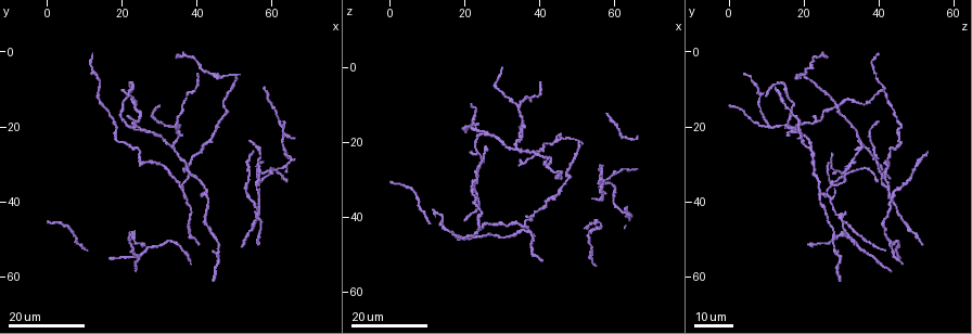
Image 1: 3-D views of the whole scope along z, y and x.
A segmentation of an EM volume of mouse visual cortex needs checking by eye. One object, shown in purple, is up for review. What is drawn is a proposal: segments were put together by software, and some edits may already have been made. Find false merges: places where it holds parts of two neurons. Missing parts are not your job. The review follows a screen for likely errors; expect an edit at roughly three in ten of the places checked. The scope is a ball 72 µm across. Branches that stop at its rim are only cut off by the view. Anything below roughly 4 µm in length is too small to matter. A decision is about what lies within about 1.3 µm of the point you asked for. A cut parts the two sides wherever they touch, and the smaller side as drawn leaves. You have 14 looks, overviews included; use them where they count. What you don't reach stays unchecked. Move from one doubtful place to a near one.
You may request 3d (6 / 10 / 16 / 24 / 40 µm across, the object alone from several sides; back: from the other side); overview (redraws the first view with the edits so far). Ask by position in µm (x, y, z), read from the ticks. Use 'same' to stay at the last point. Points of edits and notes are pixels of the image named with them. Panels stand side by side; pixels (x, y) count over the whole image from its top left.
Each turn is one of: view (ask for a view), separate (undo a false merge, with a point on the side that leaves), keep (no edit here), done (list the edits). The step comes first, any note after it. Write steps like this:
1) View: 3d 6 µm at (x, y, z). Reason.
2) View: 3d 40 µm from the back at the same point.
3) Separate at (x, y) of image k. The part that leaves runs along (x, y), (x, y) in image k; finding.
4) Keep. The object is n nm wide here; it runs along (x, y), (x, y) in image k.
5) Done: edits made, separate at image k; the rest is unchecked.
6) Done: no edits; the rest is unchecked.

View: 3d 16 µm at (56.5, 35.0, 27.5). A fork.

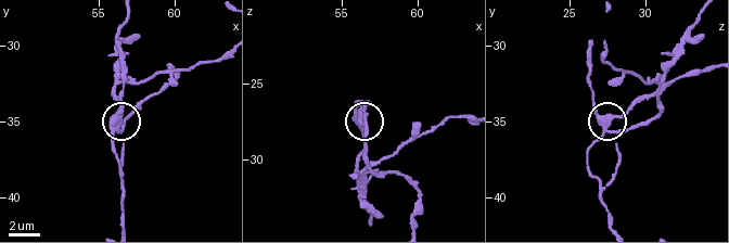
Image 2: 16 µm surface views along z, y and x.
View: 3d 10 µm at (56.2, 35.6, 27.6). Zoom in.

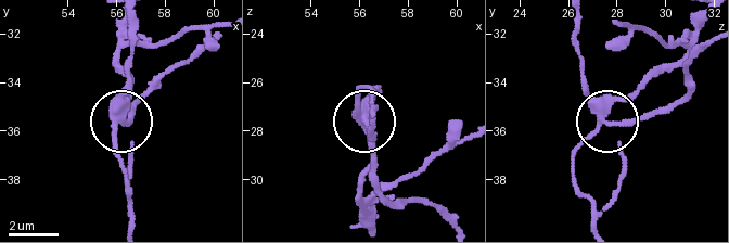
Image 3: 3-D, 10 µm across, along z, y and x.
Separate at (113, 138) of image 3. The object is 300 nm wide here; the part that leaves runs along (120, 107), (115, 149), (127, 186), (127, 224) in image 3; two neurons meet here.

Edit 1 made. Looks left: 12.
View: 3d 24 µm at (26.0, 20.5, 17.5).

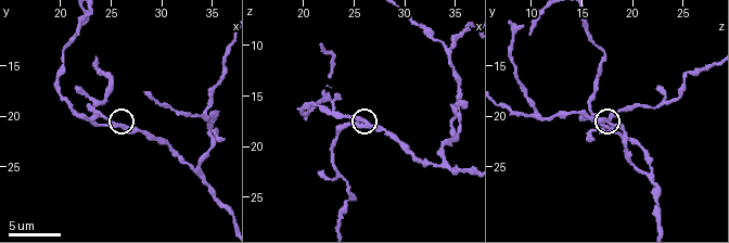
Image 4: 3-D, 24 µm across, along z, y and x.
View: 3d 6 µm at (25.2, 20.8, 17.2).

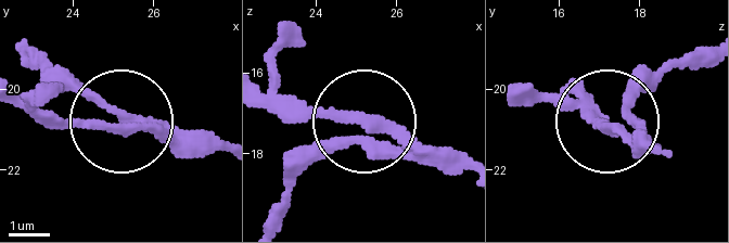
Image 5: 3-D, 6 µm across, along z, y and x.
Keep. It runs along (708, 51), (656, 72), (609, 124), (595, 103) in image 5; continuous, no second neuron.

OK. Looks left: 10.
View: 3d 24 µm at (36.0, 35.5, 42.0). Two arms in line, one across.

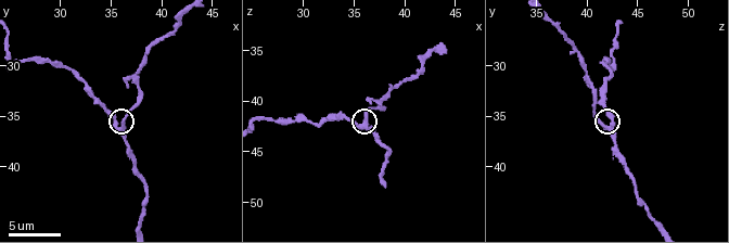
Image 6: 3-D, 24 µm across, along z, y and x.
View: 3d 6 µm at (36.0, 36.0, 42.0).

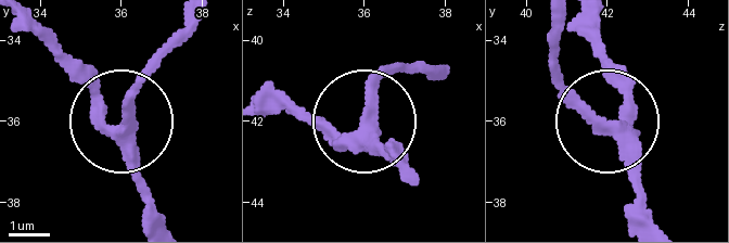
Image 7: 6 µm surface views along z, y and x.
View: 3d 6 µm from the back at (36.10, 36.15, 42.10). From behind.

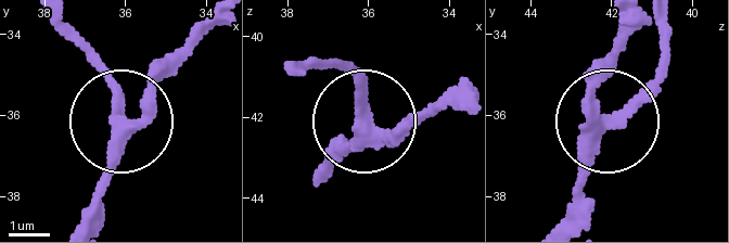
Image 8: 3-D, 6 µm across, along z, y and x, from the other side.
Keep. The object is 310 nm wide here; it runs along (622, 21), (615, 62), (595, 93), (604, 135), (580, 214) in image 8; one neuron here.

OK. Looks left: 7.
View: 3d 16 µm at (25.0, 29.5, 42.0). Abrupt turn.

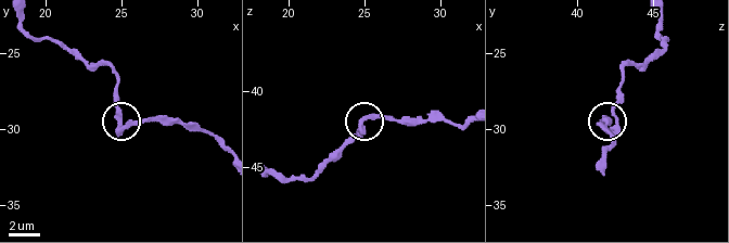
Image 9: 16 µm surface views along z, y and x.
View: 3d 6 µm at (24.8, 29.8, 42.2).

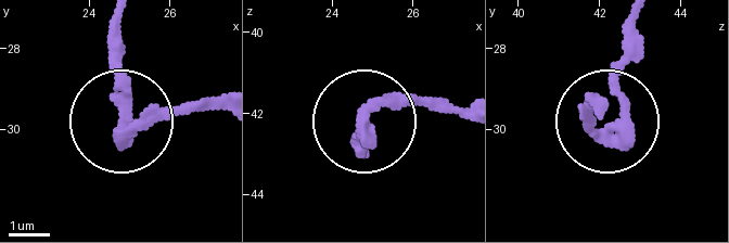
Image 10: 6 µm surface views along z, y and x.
Keep. The object is 350 nm wide here; continuous, no second neuron.

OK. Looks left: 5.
View: 3d 24 µm at (19.0, 20.0, 45.5). Narrows sharply.

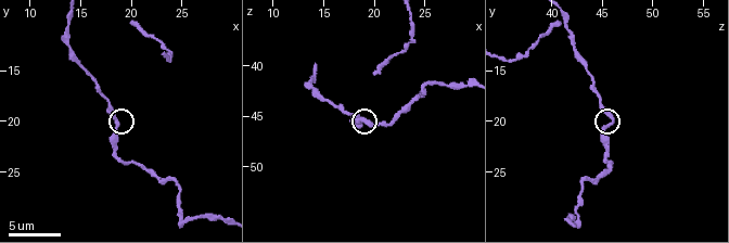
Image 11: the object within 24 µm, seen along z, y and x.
View: 3d 10 µm at (18.6, 20.2, 46.2).

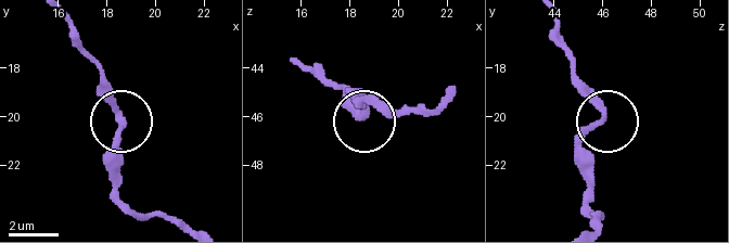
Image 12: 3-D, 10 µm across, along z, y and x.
Keep. It runs along (182, 225), (139, 216), (123, 200), (120, 118), (103, 77) in image 12; all the same neuron.

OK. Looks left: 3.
View: 3d 10 µm at (34.0, 25.8, 21.2).

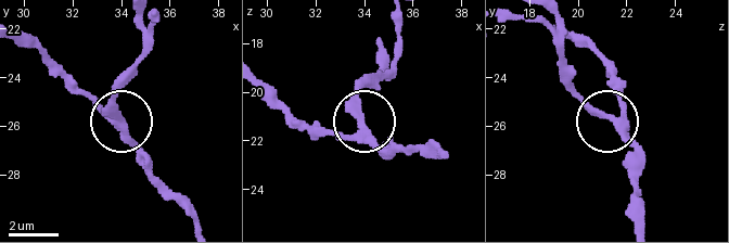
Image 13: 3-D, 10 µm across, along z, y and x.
Keep. 3 arms meet here; it runs along (263, 85), (299, 120), (344, 135), (362, 116), (360, 80) in image 13; one neuron here.

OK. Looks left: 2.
Done: edits made, separate at image 3; the rest is unchecked.

